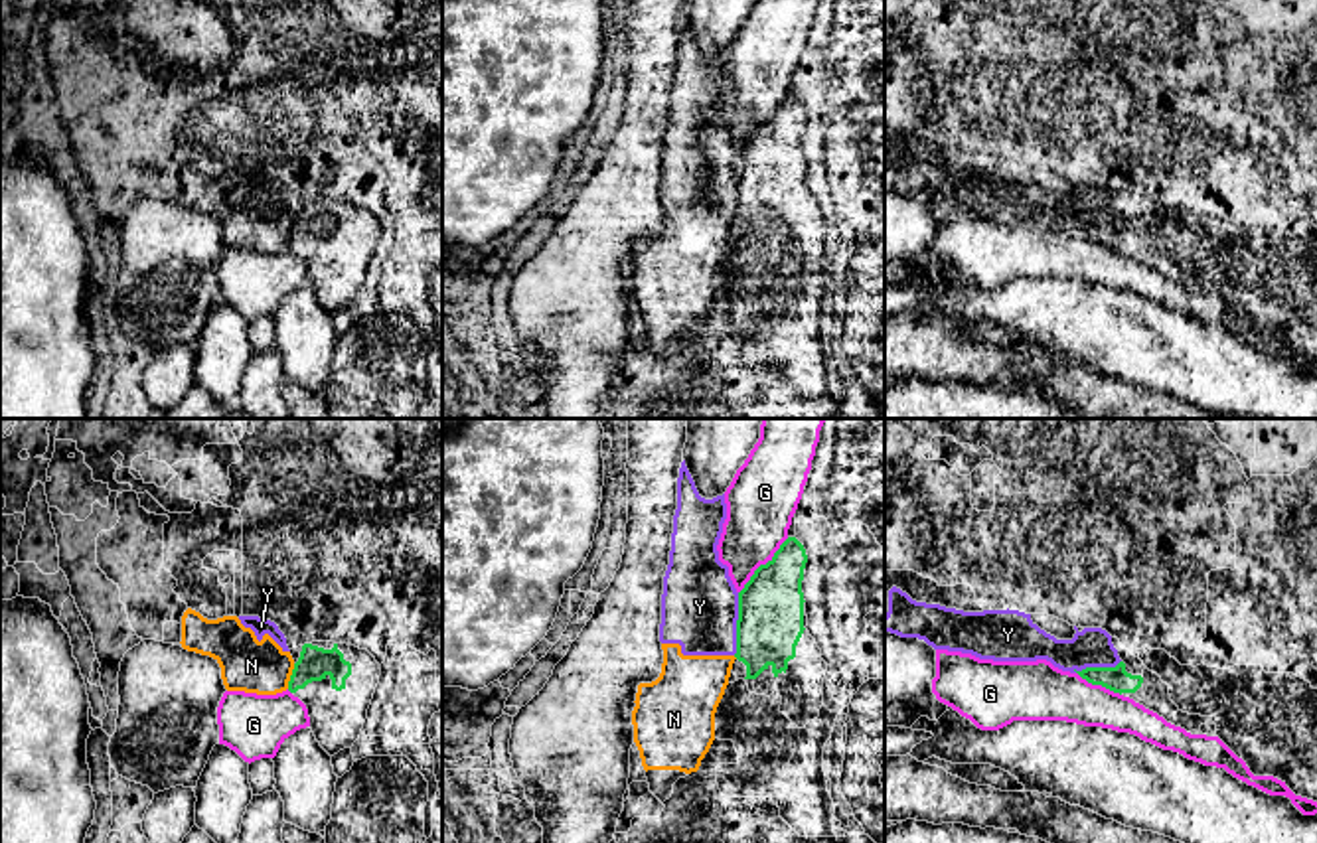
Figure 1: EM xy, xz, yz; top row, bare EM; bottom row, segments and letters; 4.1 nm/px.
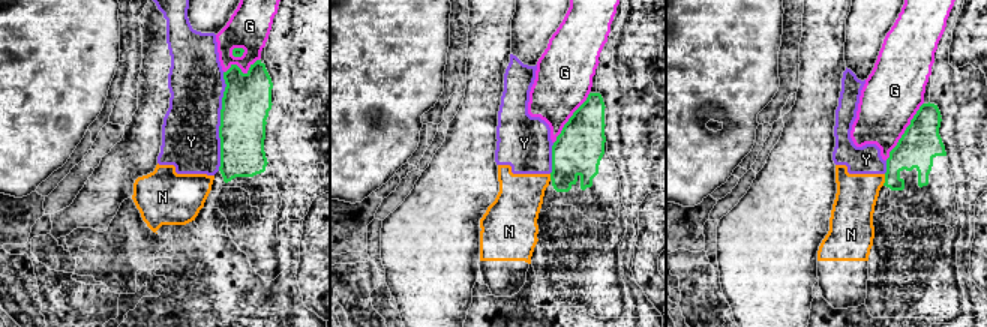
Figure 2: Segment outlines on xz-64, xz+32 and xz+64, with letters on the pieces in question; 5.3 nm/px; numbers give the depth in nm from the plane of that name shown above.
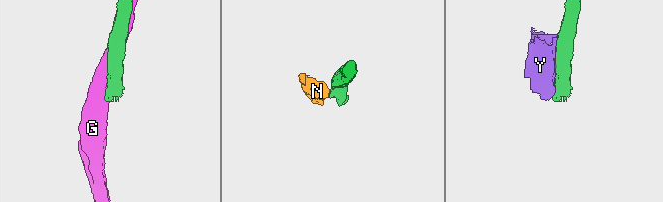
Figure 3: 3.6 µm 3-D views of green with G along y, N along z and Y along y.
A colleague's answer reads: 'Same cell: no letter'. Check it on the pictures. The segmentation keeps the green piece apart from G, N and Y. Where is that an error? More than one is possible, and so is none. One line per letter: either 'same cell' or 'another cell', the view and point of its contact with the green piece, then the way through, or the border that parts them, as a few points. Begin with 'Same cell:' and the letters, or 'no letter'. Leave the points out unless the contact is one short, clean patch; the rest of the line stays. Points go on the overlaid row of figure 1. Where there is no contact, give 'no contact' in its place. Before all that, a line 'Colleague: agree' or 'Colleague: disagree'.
Colleague: agree
Same cell: no letter
G: another cell | xz (761, 565)
N: another cell | xy (291, 676) | along xy (295, 664), (287, 688)
Y: another cell | xz (737, 624)

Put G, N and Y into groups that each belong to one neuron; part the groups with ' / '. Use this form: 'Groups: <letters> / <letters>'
Groups: G / N Y

